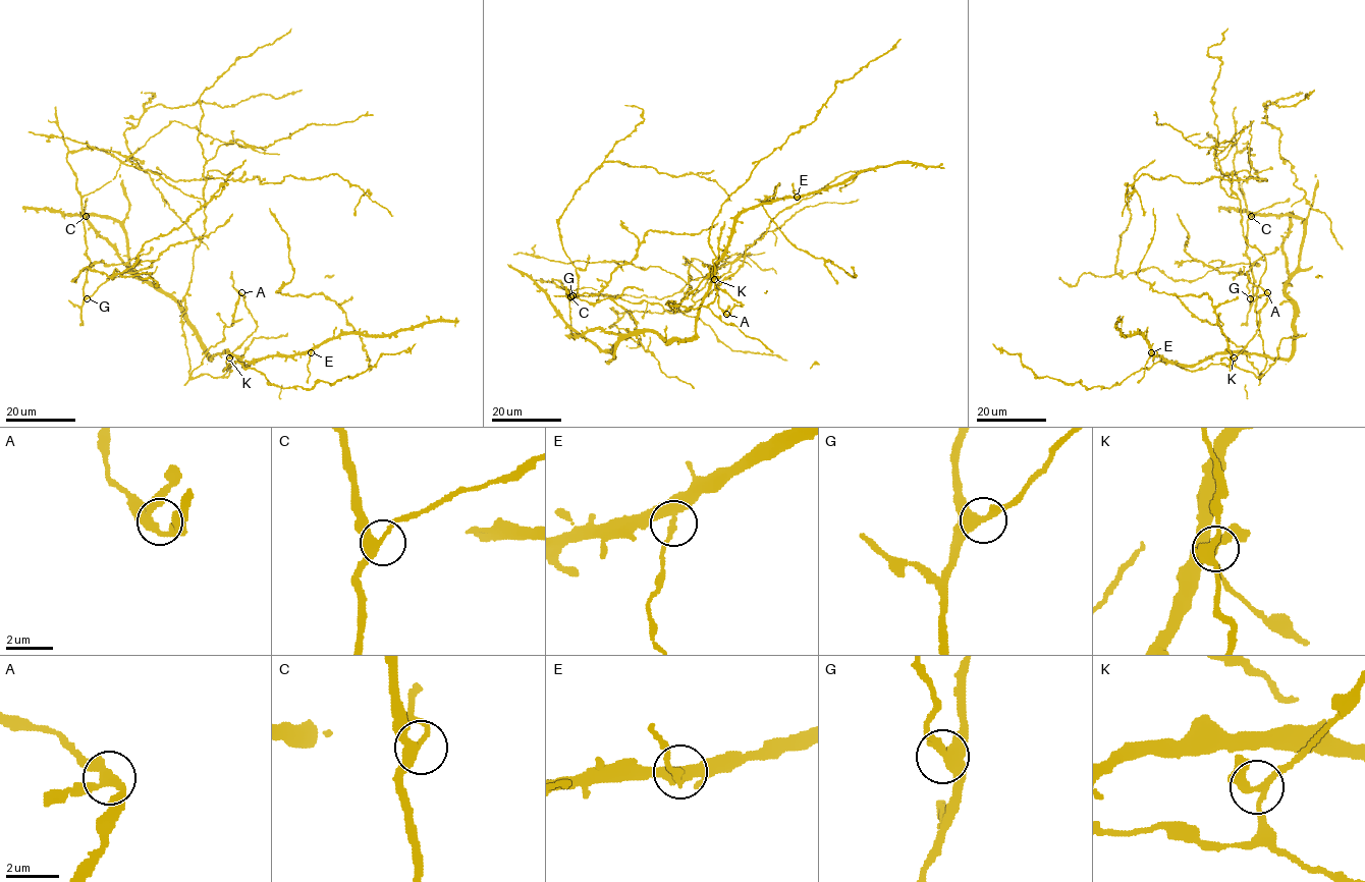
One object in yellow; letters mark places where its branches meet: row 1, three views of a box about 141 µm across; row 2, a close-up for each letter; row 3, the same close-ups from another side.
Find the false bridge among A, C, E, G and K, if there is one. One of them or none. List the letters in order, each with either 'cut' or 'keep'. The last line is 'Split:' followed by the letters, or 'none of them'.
A: keep
C: keep
E: cut
G: keep
K: keep
Split: E

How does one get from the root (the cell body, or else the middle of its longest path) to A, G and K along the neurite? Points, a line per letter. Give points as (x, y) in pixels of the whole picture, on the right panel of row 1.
A: (1233, 145), (1220, 169), (1266, 262), (1259, 378), (1234, 360), (1267, 292)
G: (1233, 145), (1217, 146), (1253, 120), (1249, 162), (1248, 148), (1234, 161), (1248, 216), (1250, 298)
K: (1233, 145), (1219, 165), (1240, 201), (1244, 238), (1266, 262), (1255, 312), (1266, 364), (1259, 378), (1234, 357)

